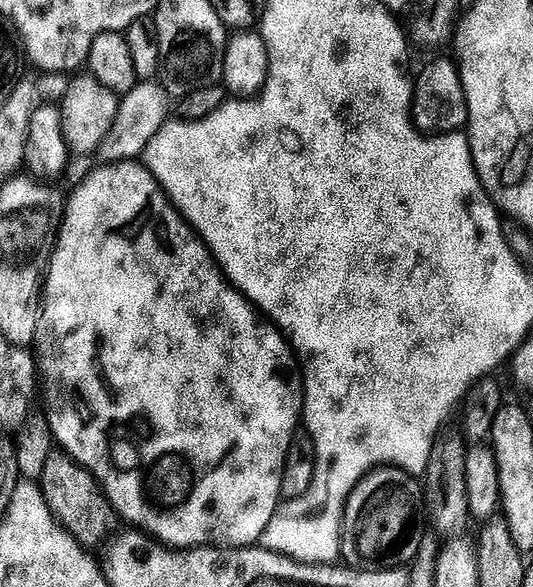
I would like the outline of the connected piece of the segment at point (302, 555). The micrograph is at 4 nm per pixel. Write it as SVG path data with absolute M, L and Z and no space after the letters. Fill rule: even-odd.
M310 482L304 498L300 502L294 503L286 500L276 509L266 531L264 531L262 537L263 547L280 555L288 556L293 560L298 560L300 563L335 563L342 554L343 527L341 524L343 523L343 518L344 508L332 508L332 496L320 496L320 500L316 500L316 486ZM320 511L324 515L322 518L323 526L317 526L313 518L308 516L311 512Z

